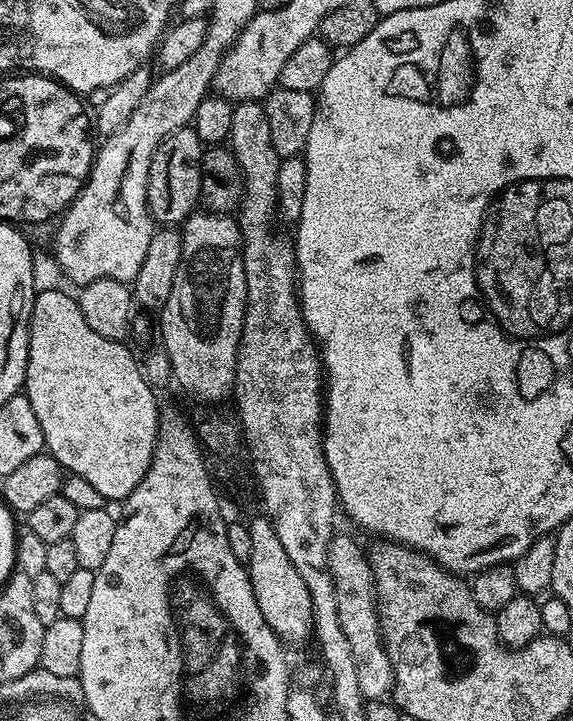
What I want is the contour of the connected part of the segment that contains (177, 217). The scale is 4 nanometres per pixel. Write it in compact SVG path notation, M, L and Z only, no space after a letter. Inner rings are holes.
M185 126L171 132L152 152L148 175L148 212L160 226L180 226L197 211L200 200L200 161L204 159L205 145L198 138L195 127Z

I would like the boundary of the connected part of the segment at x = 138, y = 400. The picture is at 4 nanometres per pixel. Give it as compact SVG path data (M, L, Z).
M60 288L37 292L36 299L32 301L32 320L28 324L28 365L24 375L23 391L30 398L30 406L34 406L34 414L38 414L38 426L42 426L44 435L44 447L58 461L60 467L67 470L71 475L86 478L98 494L102 494L105 501L123 502L128 499L128 495L142 482L146 470L152 461L152 455L156 449L156 435L160 429L161 405L156 405L156 396L152 393L152 388L148 385L146 377L140 373L140 368L136 365L136 360L132 357L132 352L128 349L127 343L102 338L102 334L97 334L95 330L90 330L86 323L86 318L82 318L80 301L75 295L67 296Z

